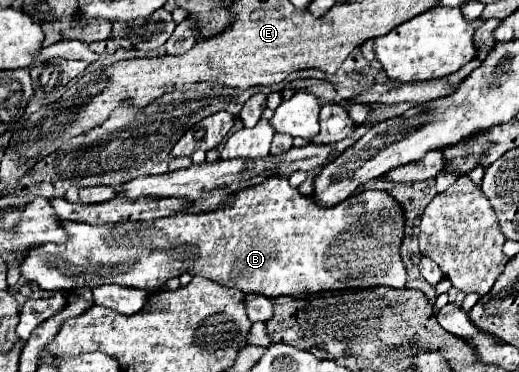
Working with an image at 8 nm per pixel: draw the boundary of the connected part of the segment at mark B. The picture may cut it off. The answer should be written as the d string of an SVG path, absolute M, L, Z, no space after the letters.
M272 176L268 180L264 180L258 186L244 189L236 194L232 194L234 203L230 203L218 208L218 214L198 214L198 218L190 218L188 214L180 214L178 216L168 216L168 218L158 218L158 220L146 220L146 222L120 222L120 224L110 224L110 226L88 226L88 224L78 224L78 222L68 222L62 220L62 230L66 232L68 240L62 244L54 244L54 242L46 242L46 244L38 244L26 250L26 254L18 260L18 268L20 268L20 276L28 282L28 284L36 284L42 290L72 290L72 288L94 288L94 286L102 286L102 284L120 284L120 286L136 286L136 288L144 288L144 290L156 290L162 288L166 284L168 278L172 276L180 276L184 272L192 274L192 276L206 276L222 286L230 286L230 288L238 288L242 292L256 292L256 294L264 294L268 298L276 298L282 294L290 294L290 296L302 296L302 294L310 294L310 292L322 292L322 290L344 290L344 288L370 288L370 286L390 286L390 288L404 288L406 284L406 266L400 258L400 246L402 246L402 236L404 236L404 226L406 226L406 218L402 212L402 206L398 204L398 200L394 200L392 194L386 194L386 190L362 190L358 194L352 194L346 202L332 206L332 208L322 208L322 206L314 206L308 196L302 196L296 188L292 188L288 184L288 179L284 176Z

